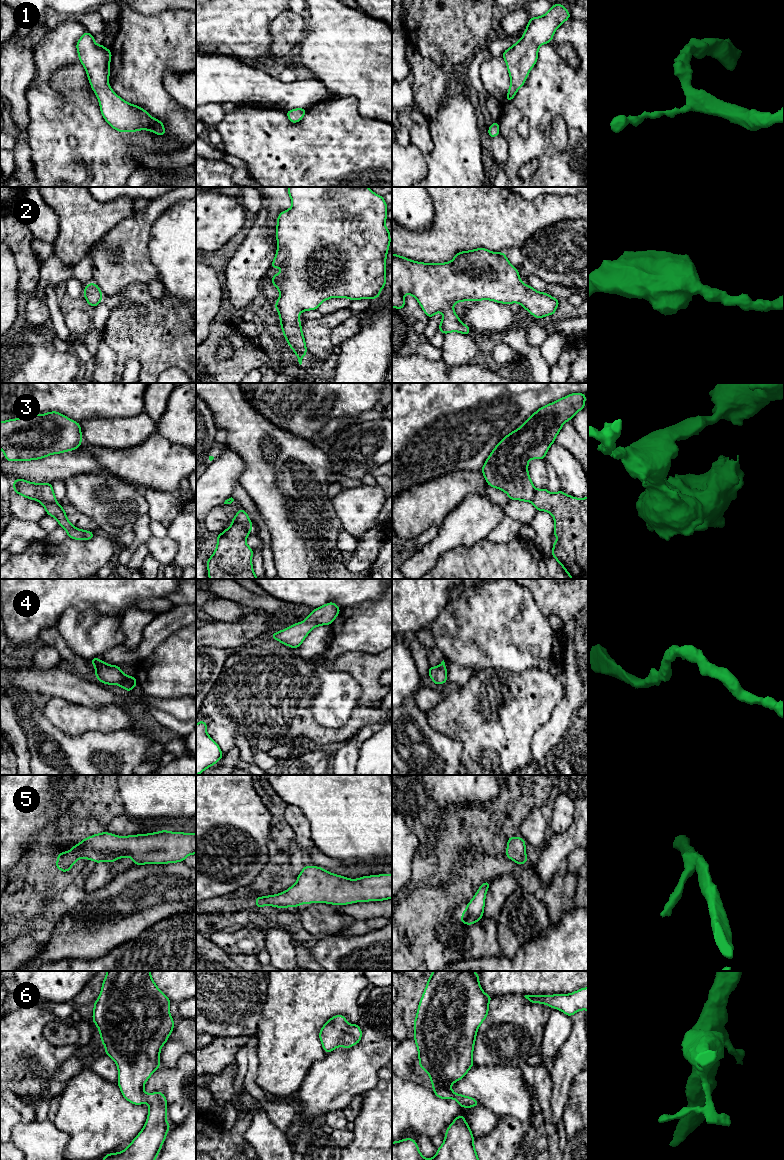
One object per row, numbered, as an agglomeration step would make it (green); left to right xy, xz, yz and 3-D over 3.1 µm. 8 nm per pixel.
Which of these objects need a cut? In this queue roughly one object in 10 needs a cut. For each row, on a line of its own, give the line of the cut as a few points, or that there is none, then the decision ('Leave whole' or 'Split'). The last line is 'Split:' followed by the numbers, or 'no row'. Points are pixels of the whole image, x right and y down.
1: No split. Leave whole
2: No split. Leave whole
3: Split along xz (232, 524), (242, 524), (249, 533). Split
4: No split. Leave whole
5: No split. Leave whole
6: No split. Leave whole
Split: 3

